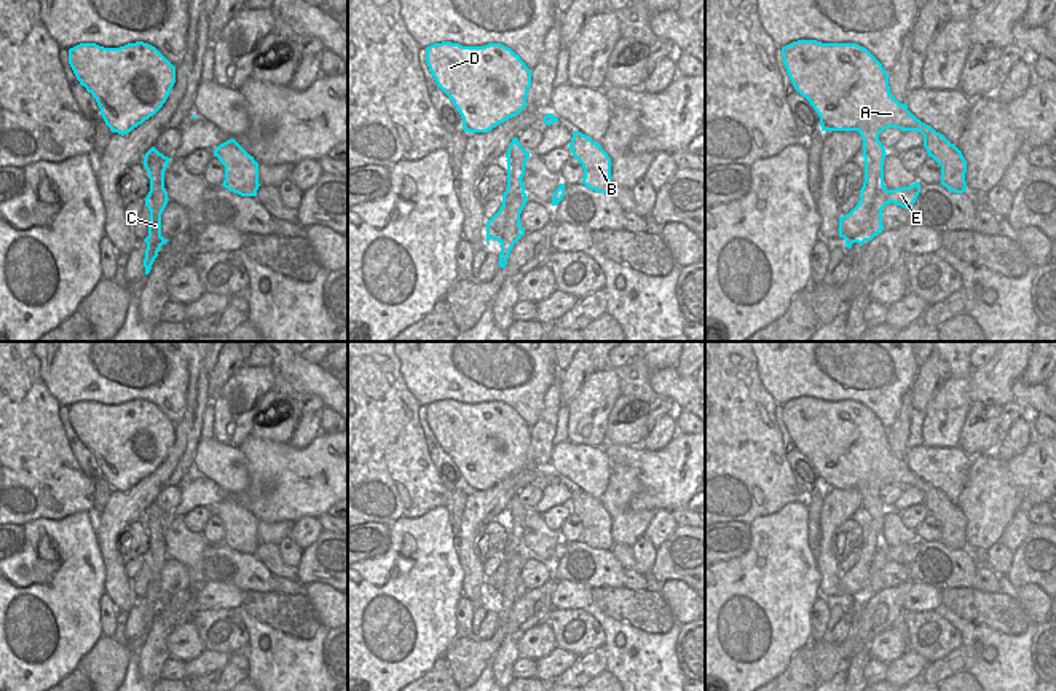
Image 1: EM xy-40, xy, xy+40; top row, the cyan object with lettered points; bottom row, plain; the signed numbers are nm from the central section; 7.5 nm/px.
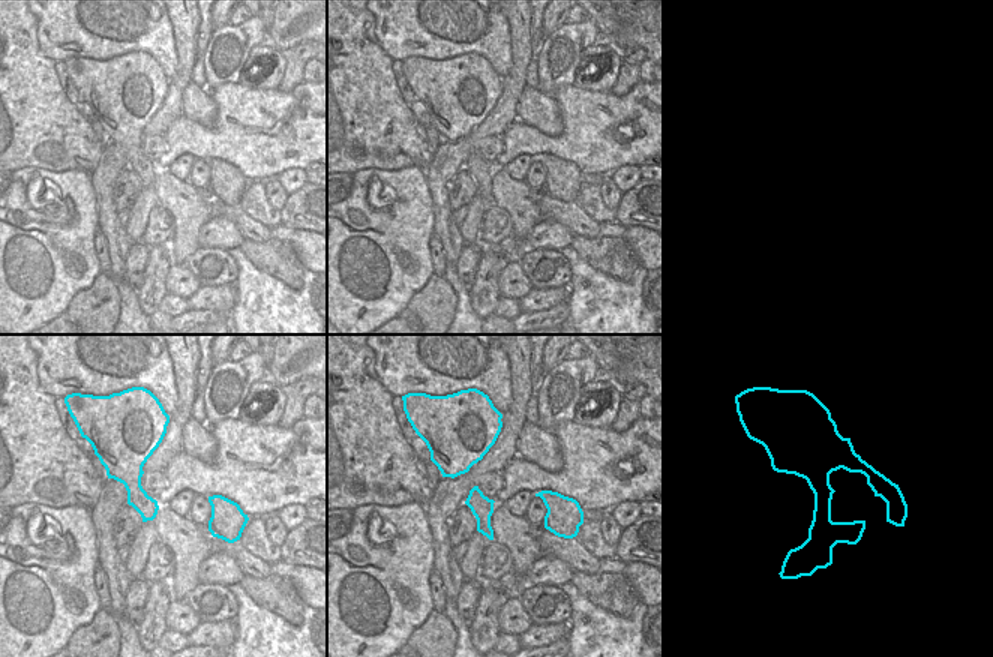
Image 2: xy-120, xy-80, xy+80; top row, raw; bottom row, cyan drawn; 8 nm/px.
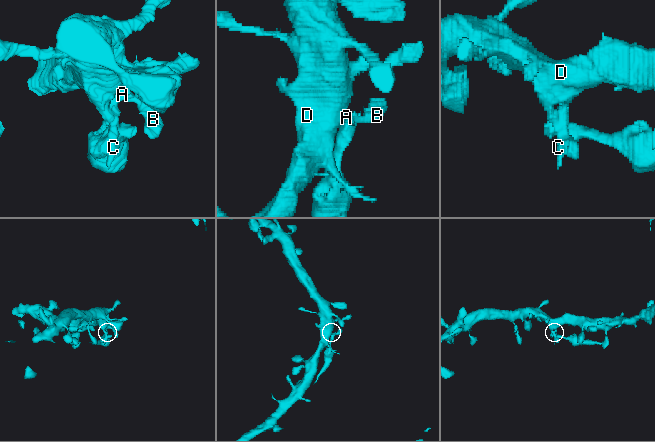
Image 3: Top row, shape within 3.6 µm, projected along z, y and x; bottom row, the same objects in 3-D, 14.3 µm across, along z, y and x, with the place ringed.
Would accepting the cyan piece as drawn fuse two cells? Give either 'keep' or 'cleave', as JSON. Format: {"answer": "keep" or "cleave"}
{"answer": "cleave"}

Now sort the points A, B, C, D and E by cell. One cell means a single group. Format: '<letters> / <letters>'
A B C D / E

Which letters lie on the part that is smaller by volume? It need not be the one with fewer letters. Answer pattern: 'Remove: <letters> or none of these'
Remove: E

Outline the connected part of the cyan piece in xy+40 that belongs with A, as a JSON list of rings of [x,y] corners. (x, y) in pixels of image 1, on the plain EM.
[[[798,397],[782,405],[783,423],[794,447],[806,455],[820,474],[822,488],[858,488],[863,496],[865,539],[858,562],[839,576],[839,594],[845,605],[871,598],[871,568],[877,551],[884,543],[885,506],[879,498],[884,487],[917,488],[924,493],[924,504],[941,523],[941,543],[954,551],[967,549],[967,519],[962,509],[943,492],[917,477],[906,460],[900,461],[890,450],[889,431],[882,421],[857,401],[822,401],[817,397]]]

